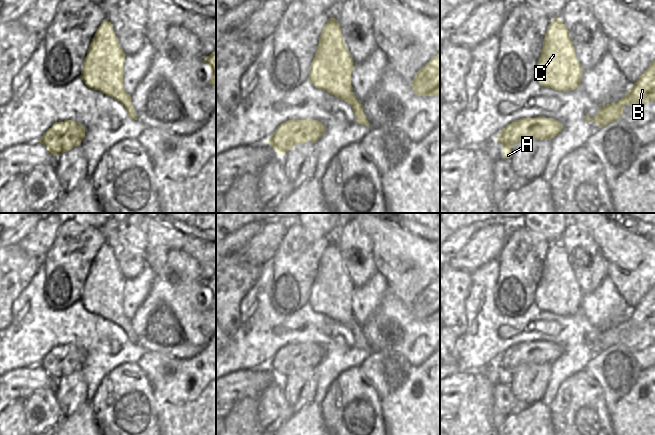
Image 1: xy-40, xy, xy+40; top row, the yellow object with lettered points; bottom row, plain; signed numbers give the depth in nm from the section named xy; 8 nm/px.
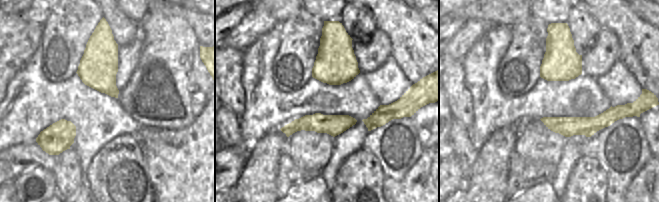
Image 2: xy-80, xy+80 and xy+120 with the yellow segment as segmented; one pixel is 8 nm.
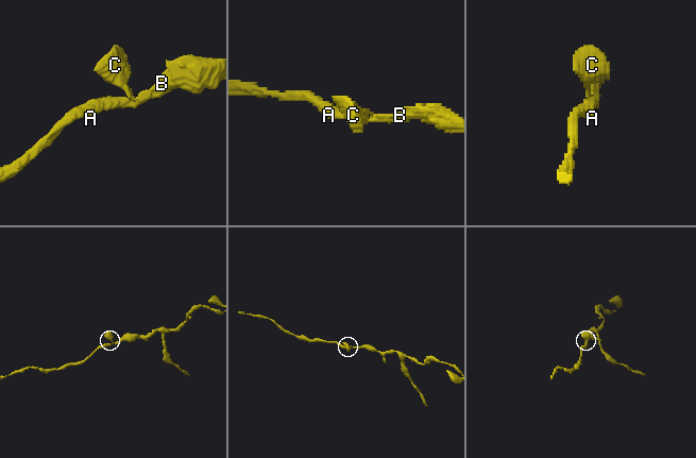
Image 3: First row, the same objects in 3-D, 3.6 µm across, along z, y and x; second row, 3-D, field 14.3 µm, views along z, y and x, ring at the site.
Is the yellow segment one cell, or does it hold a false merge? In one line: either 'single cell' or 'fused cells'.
single cell

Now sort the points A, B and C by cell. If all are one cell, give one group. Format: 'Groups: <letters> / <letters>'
Groups: A B C

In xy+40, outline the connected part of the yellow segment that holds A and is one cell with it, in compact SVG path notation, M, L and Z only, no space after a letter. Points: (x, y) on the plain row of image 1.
M522 342L505 350L496 362L503 371L502 382L511 381L511 373L522 364L551 364L563 349L554 342Z

